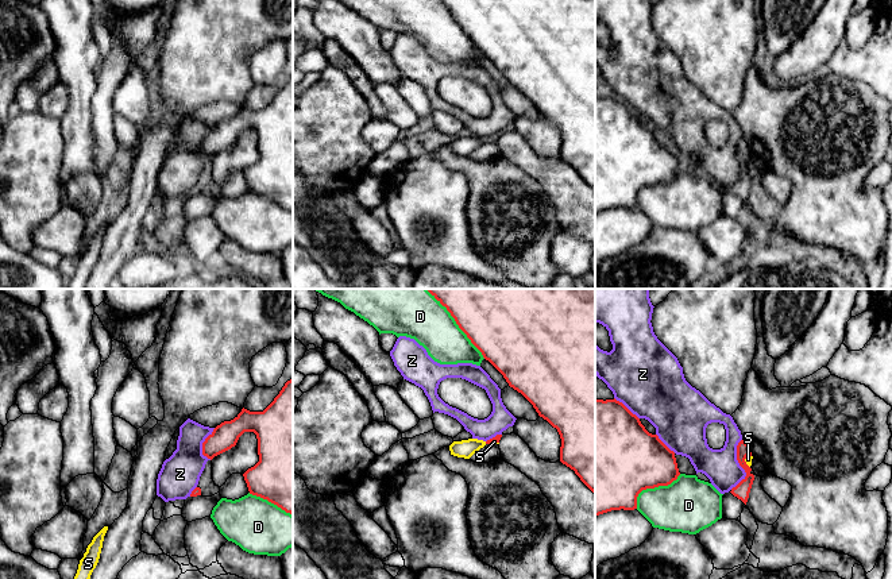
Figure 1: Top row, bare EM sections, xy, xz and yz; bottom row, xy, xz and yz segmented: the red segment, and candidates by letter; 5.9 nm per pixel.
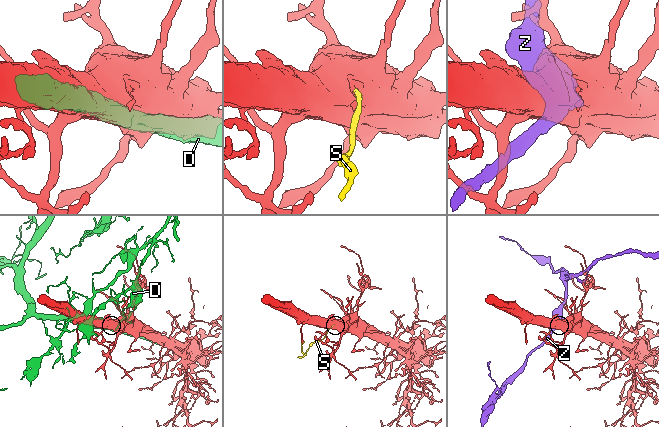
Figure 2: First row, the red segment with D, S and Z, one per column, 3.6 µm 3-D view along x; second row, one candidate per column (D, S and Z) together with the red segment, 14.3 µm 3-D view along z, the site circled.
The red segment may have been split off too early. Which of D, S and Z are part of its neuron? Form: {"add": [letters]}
{"add": ["S"]}

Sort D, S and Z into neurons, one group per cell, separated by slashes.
D / S / Z

